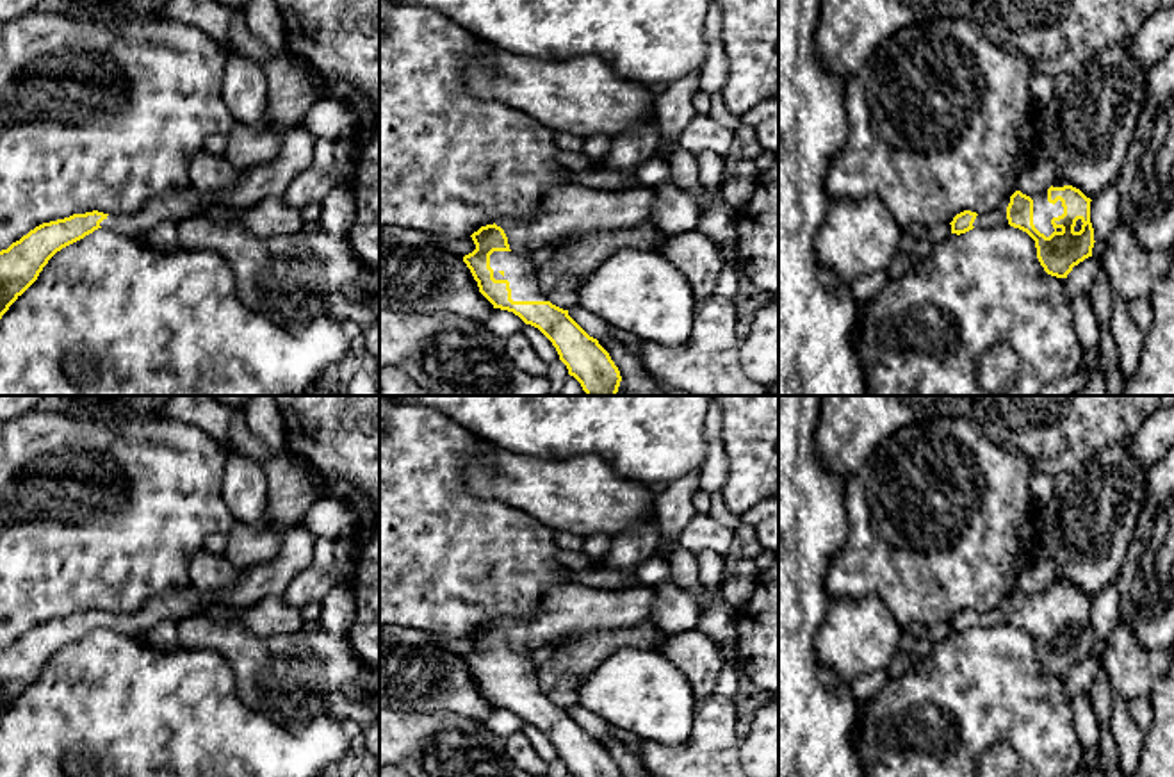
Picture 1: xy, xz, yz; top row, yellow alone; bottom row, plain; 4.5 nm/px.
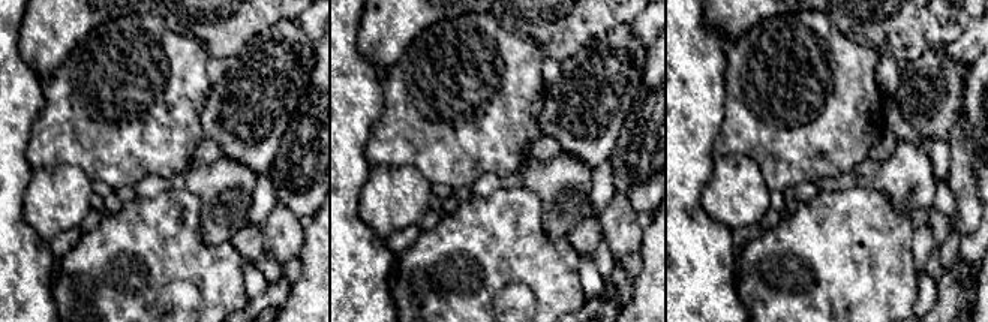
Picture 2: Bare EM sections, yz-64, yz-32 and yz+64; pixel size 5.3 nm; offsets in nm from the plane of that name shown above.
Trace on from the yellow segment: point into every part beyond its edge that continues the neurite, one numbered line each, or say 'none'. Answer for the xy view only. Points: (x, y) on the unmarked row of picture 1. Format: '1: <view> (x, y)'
1: xy (269, 578)

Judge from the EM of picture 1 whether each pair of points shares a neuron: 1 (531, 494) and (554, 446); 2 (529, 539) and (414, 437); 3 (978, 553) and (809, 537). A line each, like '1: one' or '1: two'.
1: two
2: one
3: two

